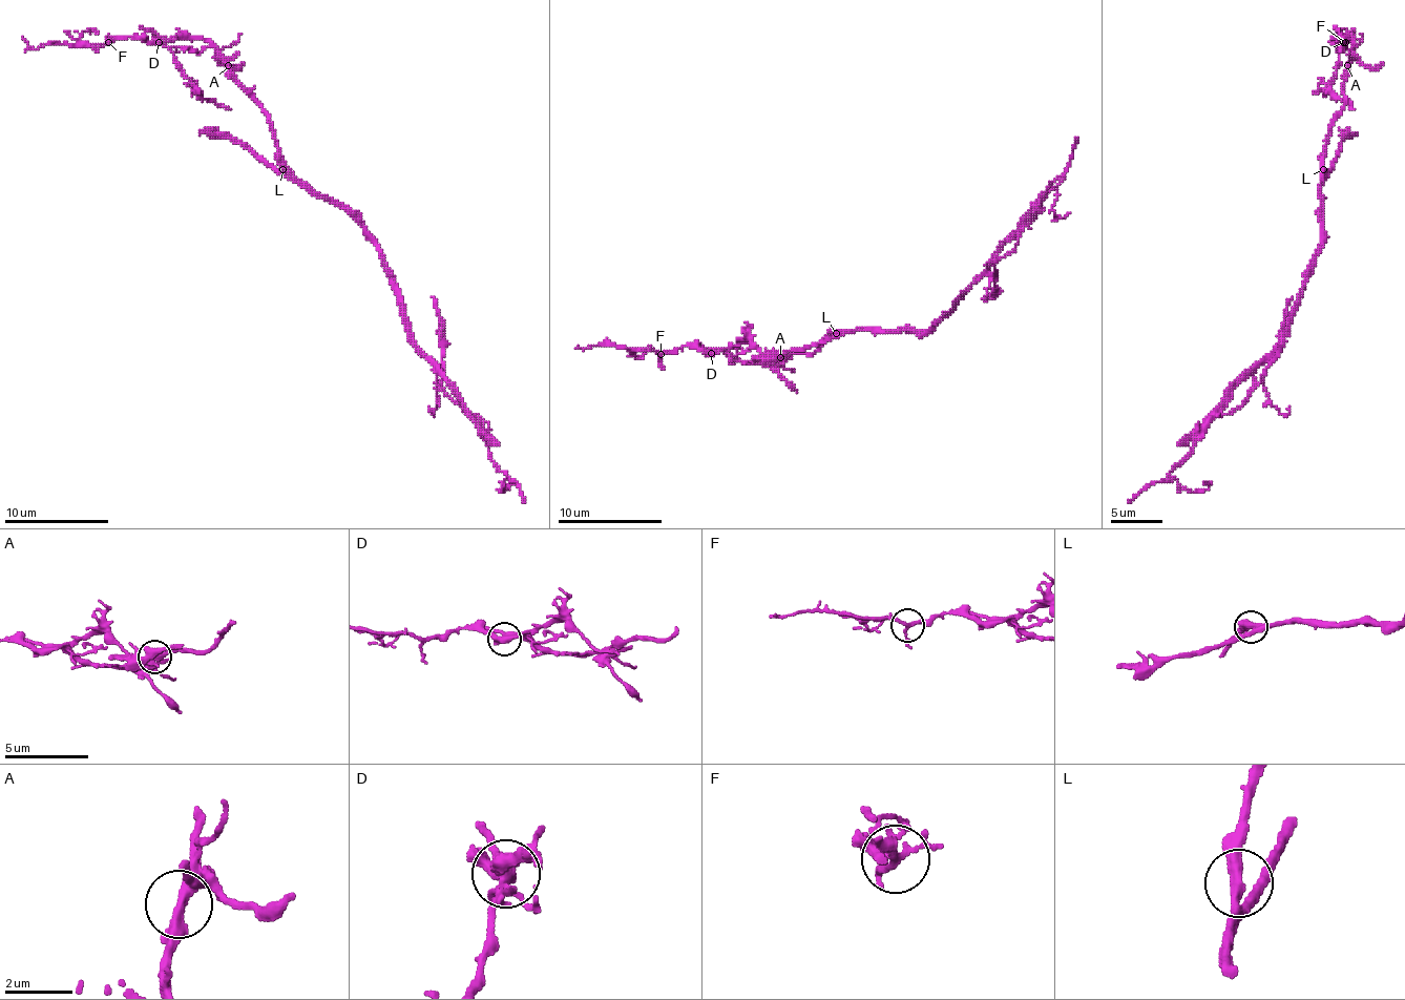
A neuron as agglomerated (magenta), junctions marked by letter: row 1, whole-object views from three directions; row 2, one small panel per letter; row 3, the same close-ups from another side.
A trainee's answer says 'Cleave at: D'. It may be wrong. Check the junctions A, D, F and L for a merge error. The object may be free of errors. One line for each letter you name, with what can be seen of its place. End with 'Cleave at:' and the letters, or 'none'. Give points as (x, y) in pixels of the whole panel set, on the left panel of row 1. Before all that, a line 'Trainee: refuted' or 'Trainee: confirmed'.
Trainee: confirmed
D: at (159, 42)
Cleave at: D

